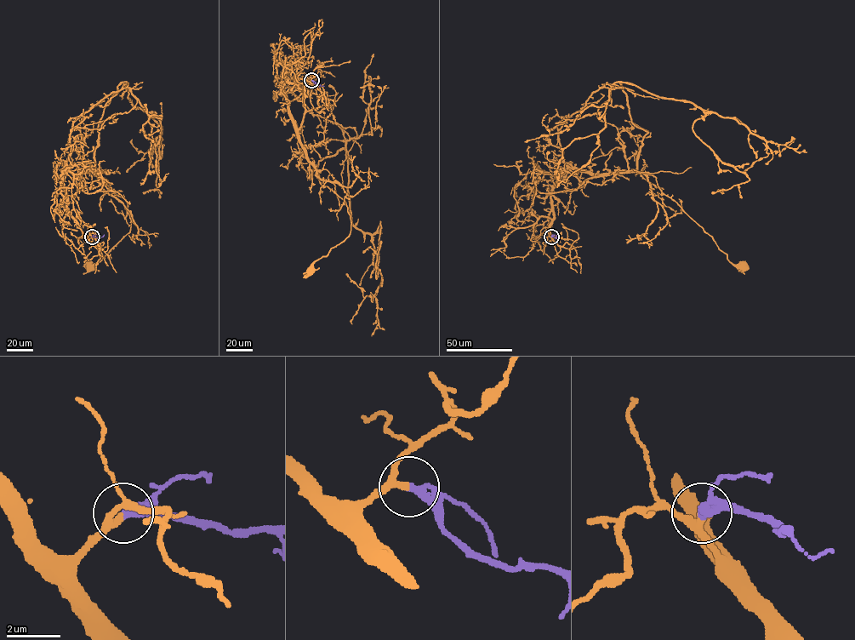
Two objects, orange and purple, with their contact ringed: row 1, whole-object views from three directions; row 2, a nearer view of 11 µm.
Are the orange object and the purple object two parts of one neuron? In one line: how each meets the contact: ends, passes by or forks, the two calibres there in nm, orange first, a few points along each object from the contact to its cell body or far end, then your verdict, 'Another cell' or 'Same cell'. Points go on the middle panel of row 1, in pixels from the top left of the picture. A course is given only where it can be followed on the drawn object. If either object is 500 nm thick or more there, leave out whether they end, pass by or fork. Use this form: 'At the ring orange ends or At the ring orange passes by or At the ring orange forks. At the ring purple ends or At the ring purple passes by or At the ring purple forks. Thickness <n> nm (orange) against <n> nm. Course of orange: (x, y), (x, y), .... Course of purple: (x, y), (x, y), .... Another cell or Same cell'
At the ring orange passes by. At the ring purple ends. Thickness 220 nm (orange) against 320 nm. Course of orange: (311, 80), (286, 80), (282, 94), (306, 158), (320, 183), (344, 200), (351, 229), (311, 265), (311, 271). Course of purple: (311, 80), (324, 86). Same cell

